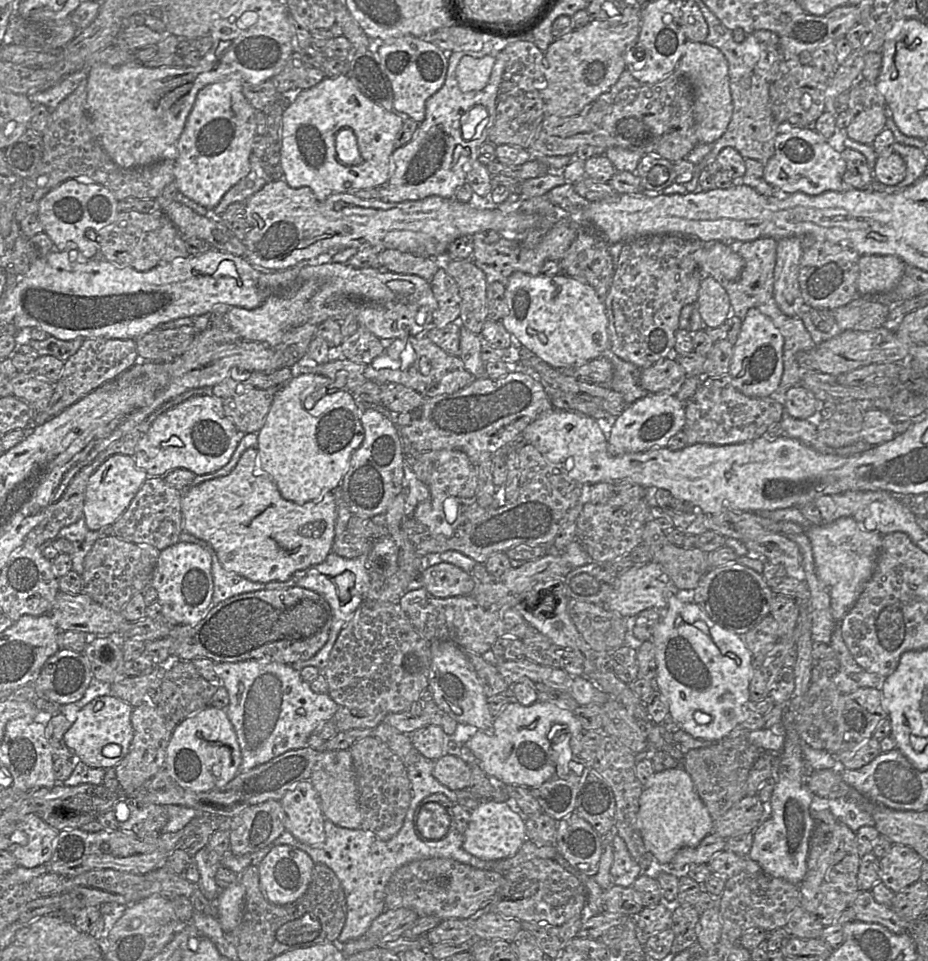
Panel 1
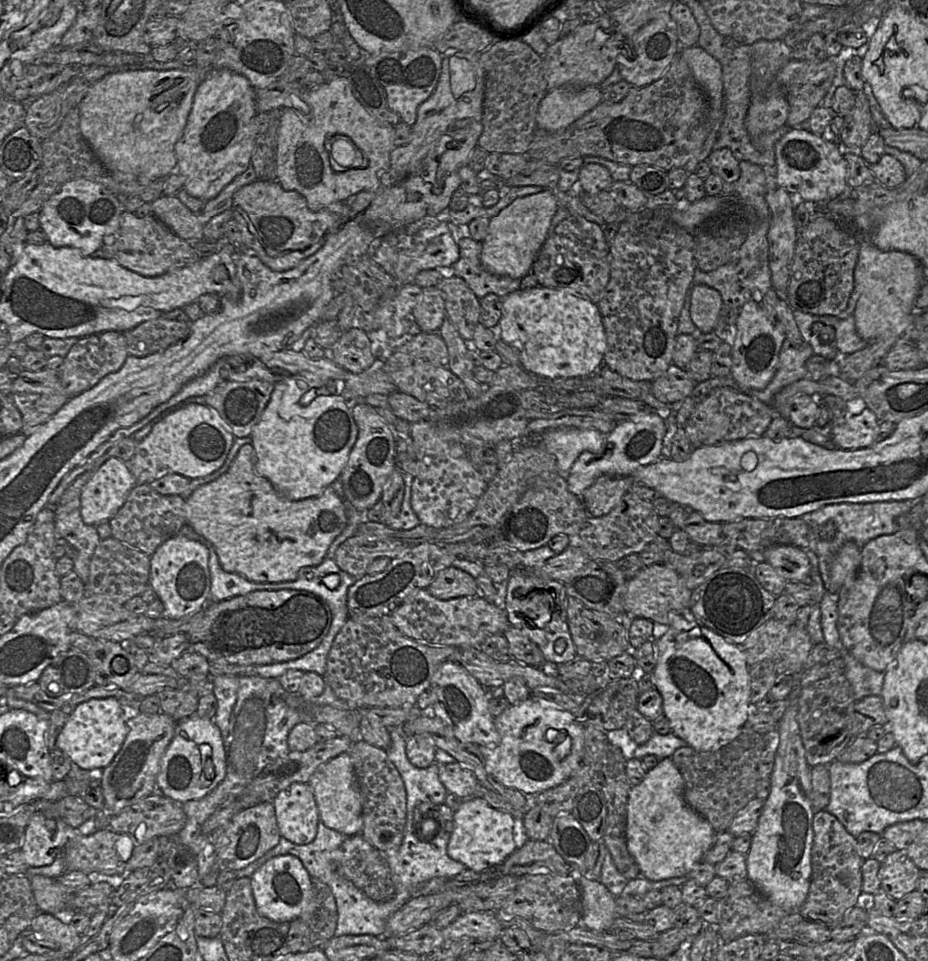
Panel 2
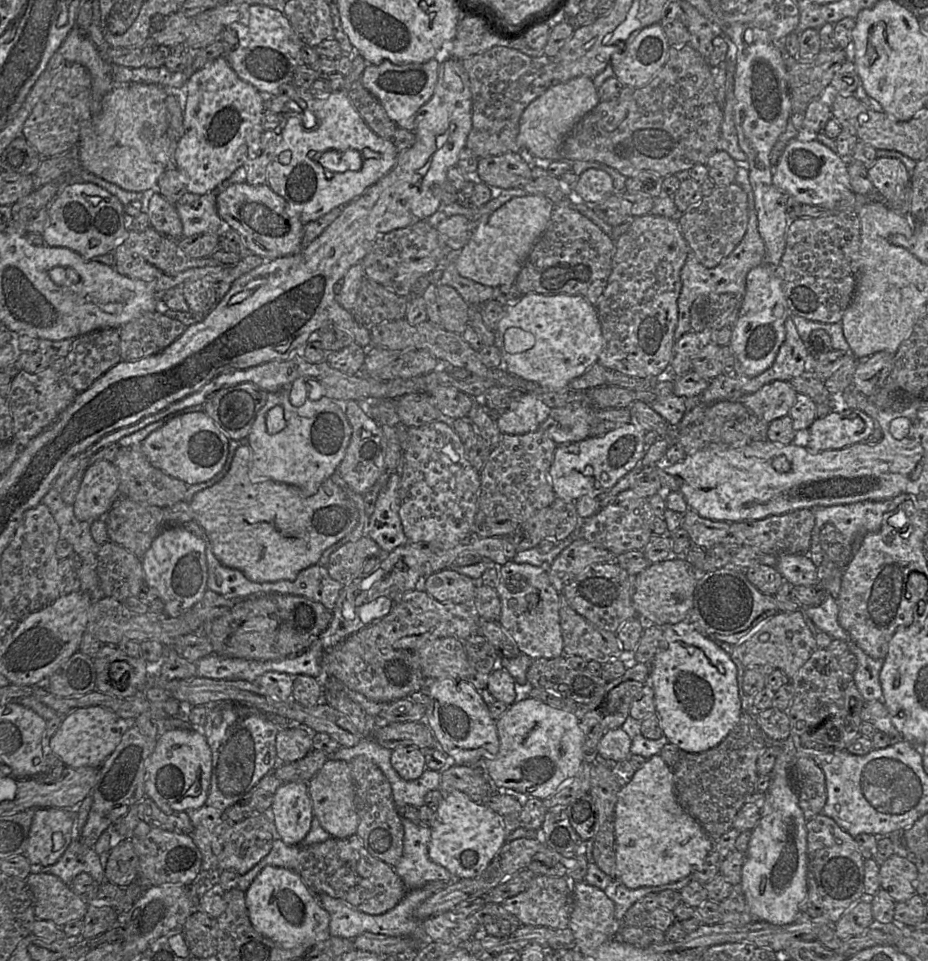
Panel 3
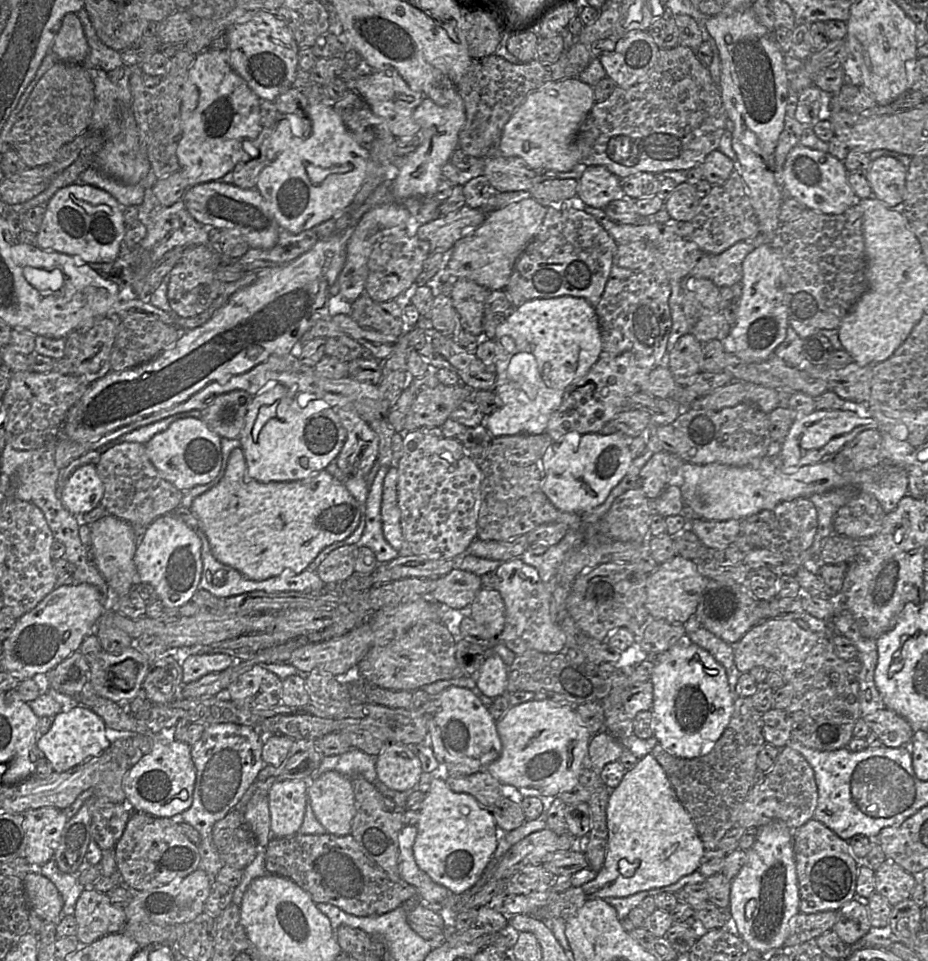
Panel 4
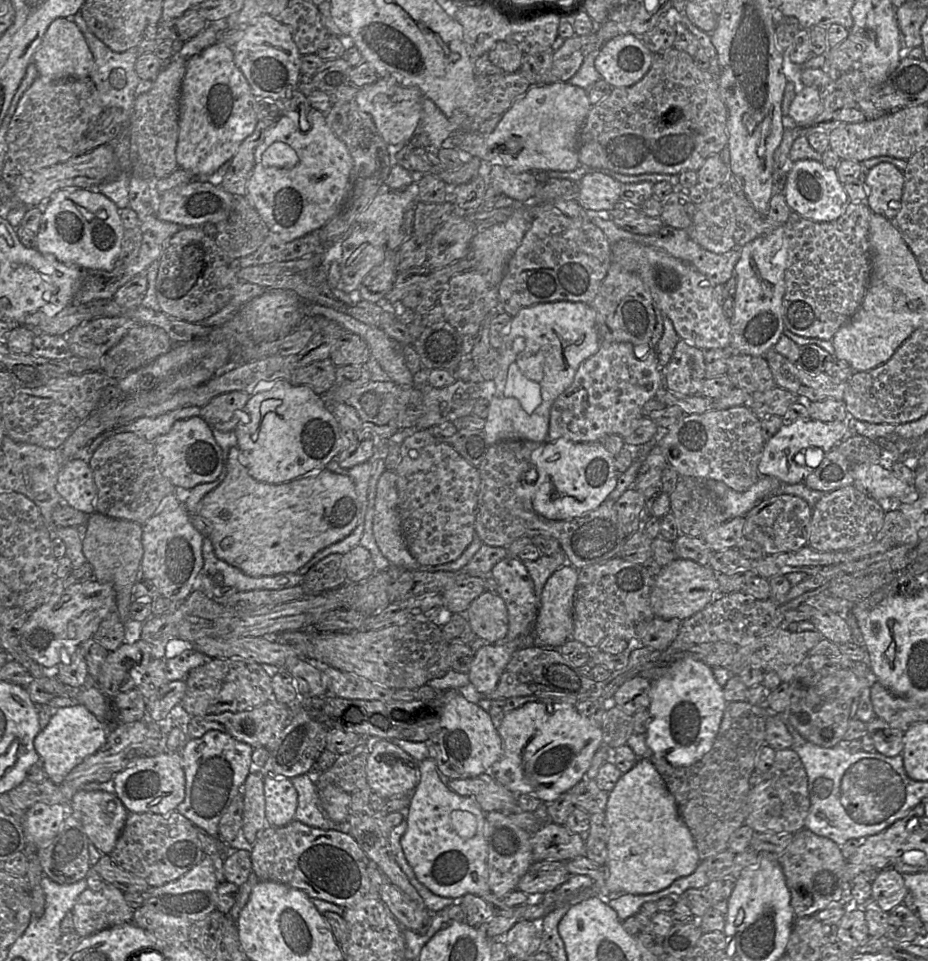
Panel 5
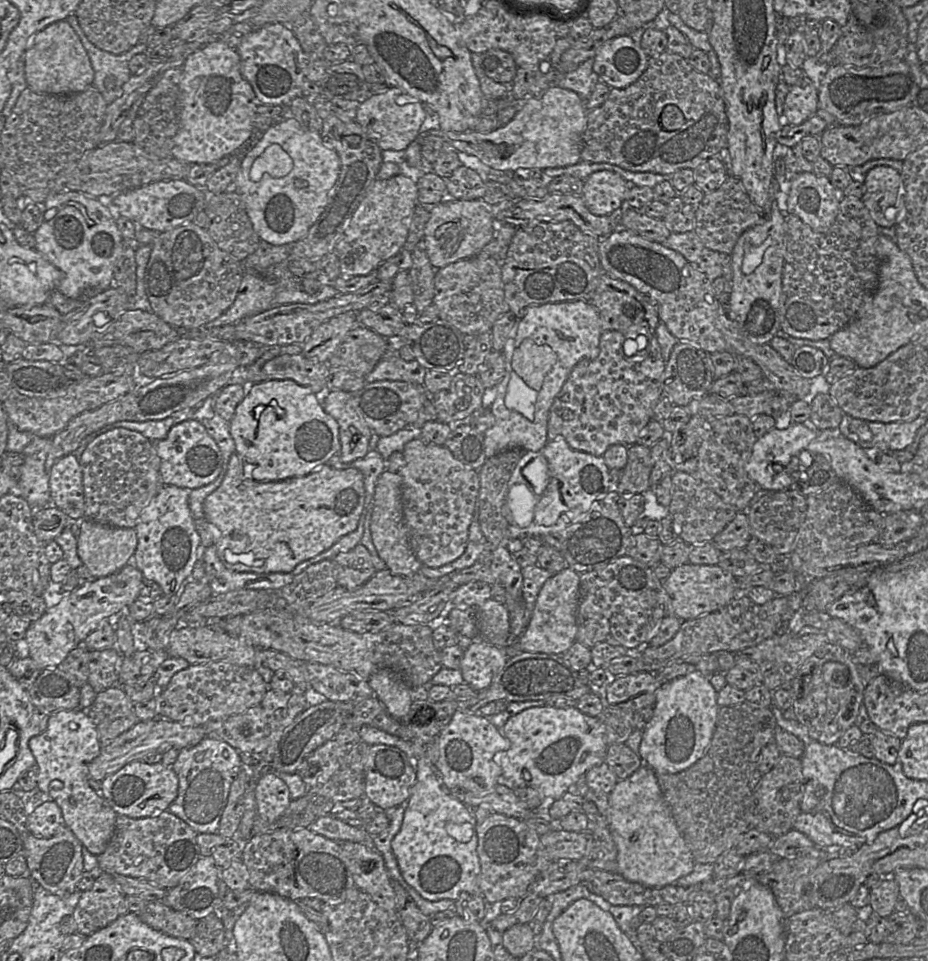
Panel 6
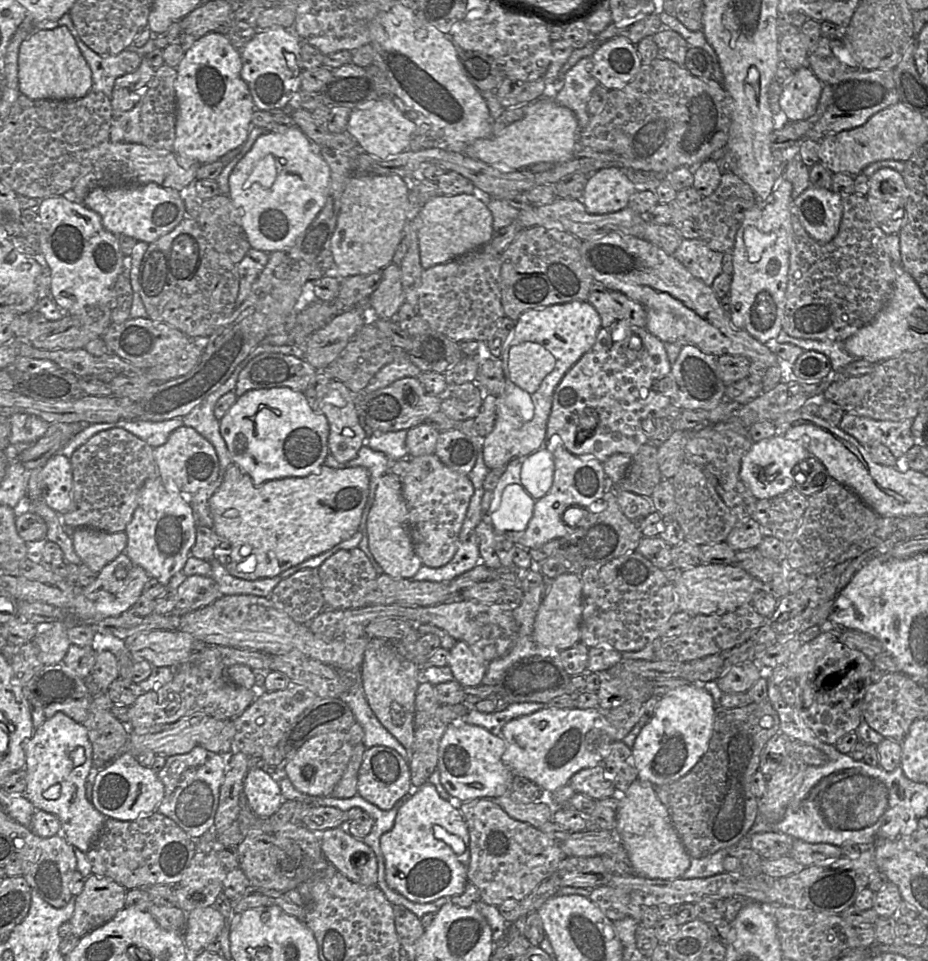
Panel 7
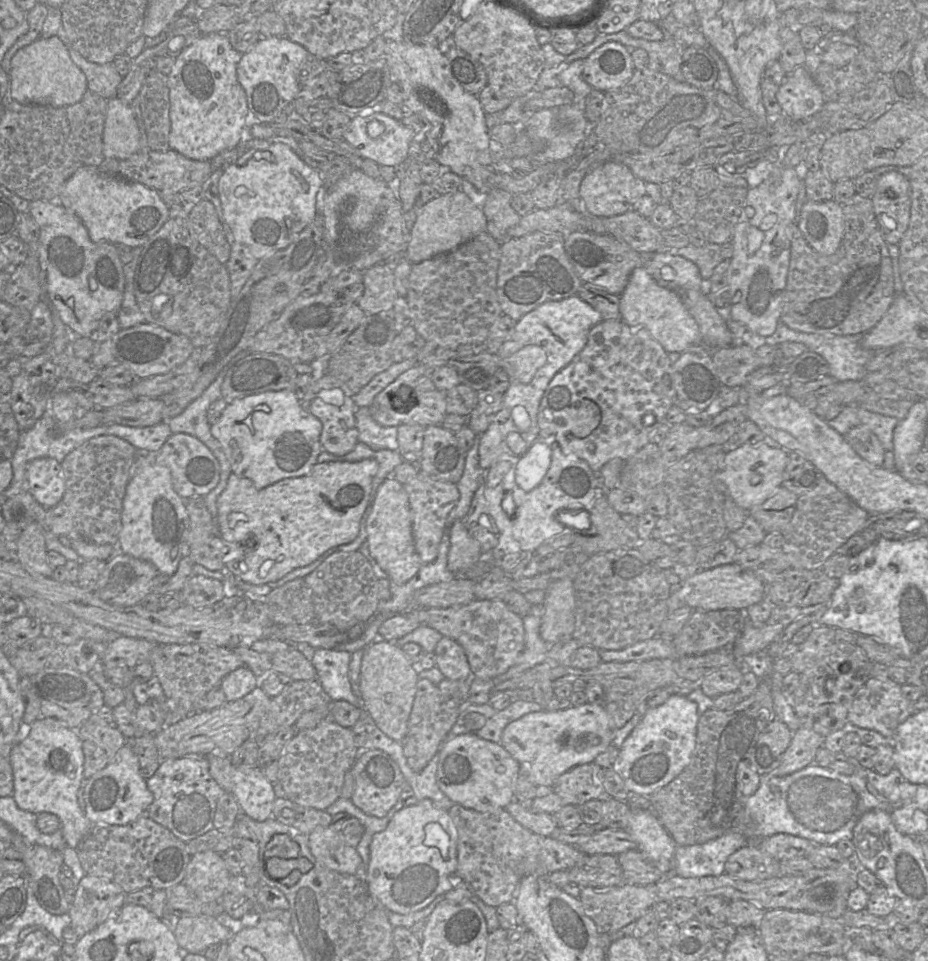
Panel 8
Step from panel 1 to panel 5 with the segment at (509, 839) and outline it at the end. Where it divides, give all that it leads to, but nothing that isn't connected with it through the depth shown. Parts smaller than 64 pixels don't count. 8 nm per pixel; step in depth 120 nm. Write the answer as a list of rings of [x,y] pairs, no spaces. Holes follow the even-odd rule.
[[[433,759],[418,763],[419,781],[410,794],[407,829],[400,844],[417,879],[432,893],[458,899],[466,894],[483,898],[493,915],[517,920],[539,920],[549,914],[542,903],[509,907],[488,886],[487,841],[484,835],[485,812],[474,798],[460,796],[444,785]]]

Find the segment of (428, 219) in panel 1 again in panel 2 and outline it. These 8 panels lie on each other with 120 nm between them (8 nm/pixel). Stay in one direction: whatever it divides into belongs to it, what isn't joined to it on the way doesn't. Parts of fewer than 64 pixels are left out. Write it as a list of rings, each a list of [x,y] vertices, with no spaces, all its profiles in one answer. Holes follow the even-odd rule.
[[[256,180],[241,187],[233,195],[231,209],[243,236],[243,243],[267,267],[274,271],[286,271],[318,251],[330,235],[338,231],[351,217],[348,200],[334,202],[314,212],[307,206],[306,199],[296,191],[286,191],[277,181]]]

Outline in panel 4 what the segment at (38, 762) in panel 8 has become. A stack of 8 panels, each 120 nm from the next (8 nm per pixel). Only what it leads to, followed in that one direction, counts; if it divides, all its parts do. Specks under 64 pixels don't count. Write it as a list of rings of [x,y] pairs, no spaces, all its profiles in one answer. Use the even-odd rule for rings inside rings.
[[[78,705],[54,717],[52,726],[38,740],[37,747],[51,762],[55,772],[65,772],[101,755],[110,747],[106,728],[104,720],[97,713],[88,707]],[[91,798],[91,839],[103,851],[113,849],[120,840],[131,815],[126,804]]]

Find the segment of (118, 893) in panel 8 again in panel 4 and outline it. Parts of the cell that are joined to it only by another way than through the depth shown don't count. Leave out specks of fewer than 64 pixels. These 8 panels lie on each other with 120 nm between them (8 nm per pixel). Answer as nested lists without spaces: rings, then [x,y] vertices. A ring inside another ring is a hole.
[[[85,888],[74,909],[80,945],[87,945],[112,933],[121,932],[127,922],[124,908],[114,905],[106,893]]]

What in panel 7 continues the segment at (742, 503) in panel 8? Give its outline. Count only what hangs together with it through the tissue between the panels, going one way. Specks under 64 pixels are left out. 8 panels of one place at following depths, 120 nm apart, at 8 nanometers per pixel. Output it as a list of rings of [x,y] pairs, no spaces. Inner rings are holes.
[[[775,434],[752,444],[741,460],[739,476],[757,500],[773,498],[792,488],[794,476],[801,472],[799,462],[810,456],[803,442]]]

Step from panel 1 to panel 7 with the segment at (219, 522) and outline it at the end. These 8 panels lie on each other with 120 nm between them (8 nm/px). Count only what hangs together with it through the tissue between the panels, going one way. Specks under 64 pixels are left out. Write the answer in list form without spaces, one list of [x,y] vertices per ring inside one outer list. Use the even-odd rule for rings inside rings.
[[[232,463],[226,470],[222,484],[209,500],[213,529],[231,545],[230,555],[216,559],[233,576],[241,579],[256,580],[278,576],[309,558],[329,551],[356,533],[368,495],[368,486],[369,471],[362,466],[340,469],[321,465],[305,477],[286,477],[254,485],[251,477]]]

